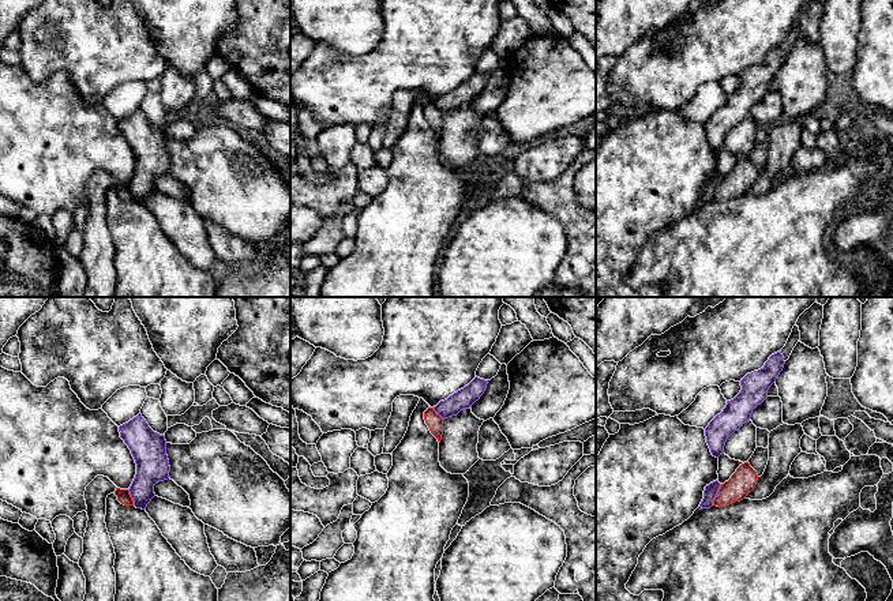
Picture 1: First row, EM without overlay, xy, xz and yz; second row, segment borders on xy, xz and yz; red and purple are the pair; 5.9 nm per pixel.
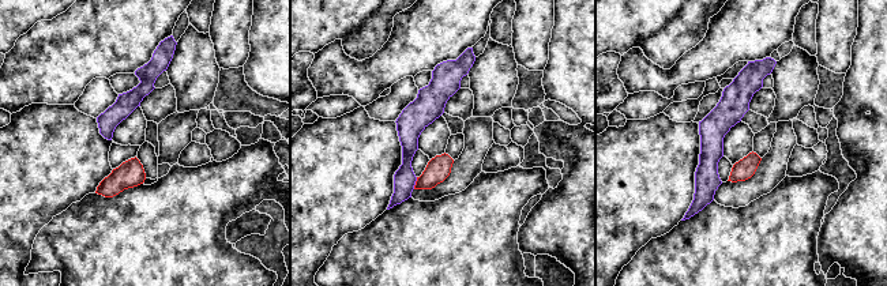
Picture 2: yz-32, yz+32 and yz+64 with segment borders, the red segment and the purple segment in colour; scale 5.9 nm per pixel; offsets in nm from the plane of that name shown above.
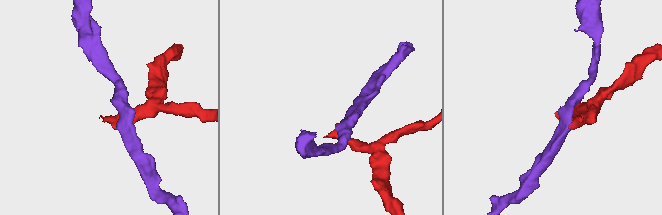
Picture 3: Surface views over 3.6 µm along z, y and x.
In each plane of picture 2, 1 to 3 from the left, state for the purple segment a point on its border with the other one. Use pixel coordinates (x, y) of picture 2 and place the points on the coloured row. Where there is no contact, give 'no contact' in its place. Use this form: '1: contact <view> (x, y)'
1: no contact
2: contact yz+32 (416, 183)
3: no contact

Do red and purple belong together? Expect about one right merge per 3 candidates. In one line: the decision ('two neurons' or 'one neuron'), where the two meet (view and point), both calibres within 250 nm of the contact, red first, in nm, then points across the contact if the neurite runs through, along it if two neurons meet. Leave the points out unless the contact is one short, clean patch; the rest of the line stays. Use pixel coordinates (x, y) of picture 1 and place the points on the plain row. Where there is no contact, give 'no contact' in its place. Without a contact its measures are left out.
two neurons | yz (716, 190) | 150/80 nm | along yz (721, 179), (712, 199)

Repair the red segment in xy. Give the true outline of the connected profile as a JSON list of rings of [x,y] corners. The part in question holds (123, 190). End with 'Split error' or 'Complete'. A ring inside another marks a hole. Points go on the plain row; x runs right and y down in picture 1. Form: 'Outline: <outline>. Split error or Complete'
Outline: [[[97,170],[85,185],[87,222],[79,262],[86,273],[83,297],[113,297],[116,289],[115,243],[110,236],[105,210],[106,192],[115,188],[124,200],[134,200],[128,184],[117,183],[108,172]]]. Split error

